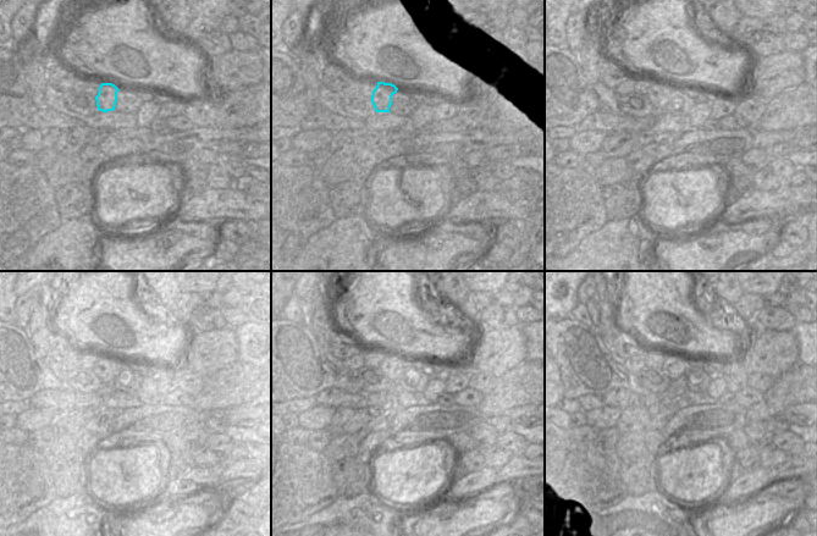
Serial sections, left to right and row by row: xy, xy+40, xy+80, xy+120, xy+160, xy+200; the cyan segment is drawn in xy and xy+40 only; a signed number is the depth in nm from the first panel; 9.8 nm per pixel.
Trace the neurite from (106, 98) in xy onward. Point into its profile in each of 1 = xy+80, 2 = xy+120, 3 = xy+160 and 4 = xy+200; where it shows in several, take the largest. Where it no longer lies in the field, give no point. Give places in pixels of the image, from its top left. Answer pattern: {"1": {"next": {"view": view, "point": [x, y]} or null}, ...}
{"1": {"next": {"view": "xy+80", "point": [658, 93]}}, "2": {"next": {"view": "xy+120", "point": [109, 370]}}, "3": {"next": {"view": "xy+160", "point": [396, 365]}}, "4": {"next": {"view": "xy+200", "point": [674, 366]}}}

